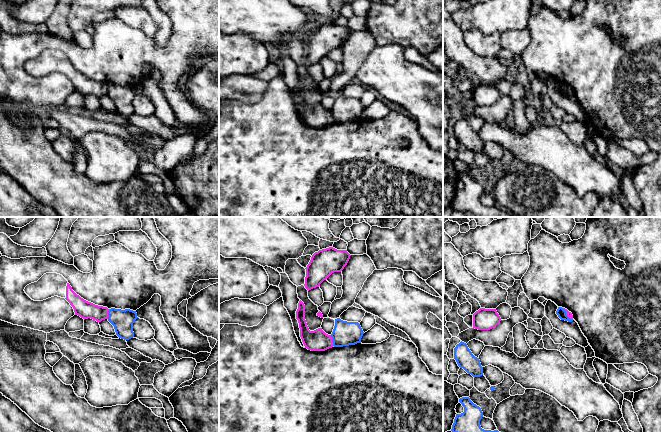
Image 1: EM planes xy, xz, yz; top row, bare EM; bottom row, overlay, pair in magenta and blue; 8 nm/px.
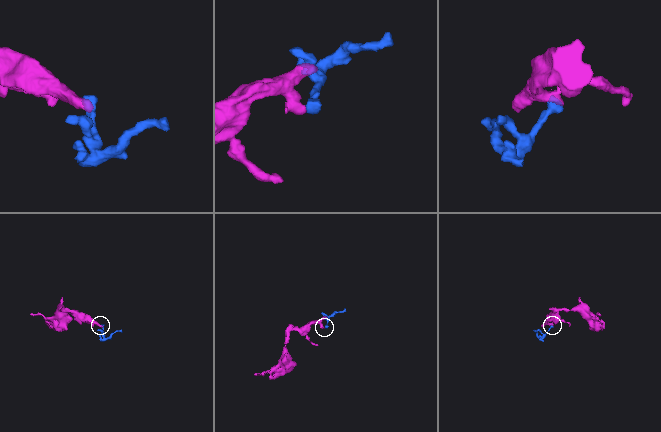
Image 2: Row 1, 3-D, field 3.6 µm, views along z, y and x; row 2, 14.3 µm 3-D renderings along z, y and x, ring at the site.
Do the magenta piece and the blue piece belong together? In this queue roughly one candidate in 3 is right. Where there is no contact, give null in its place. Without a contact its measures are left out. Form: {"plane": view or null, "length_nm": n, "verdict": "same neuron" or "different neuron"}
{"plane": "xz", "length_nm": 90, "verdict": "different neuron"}

